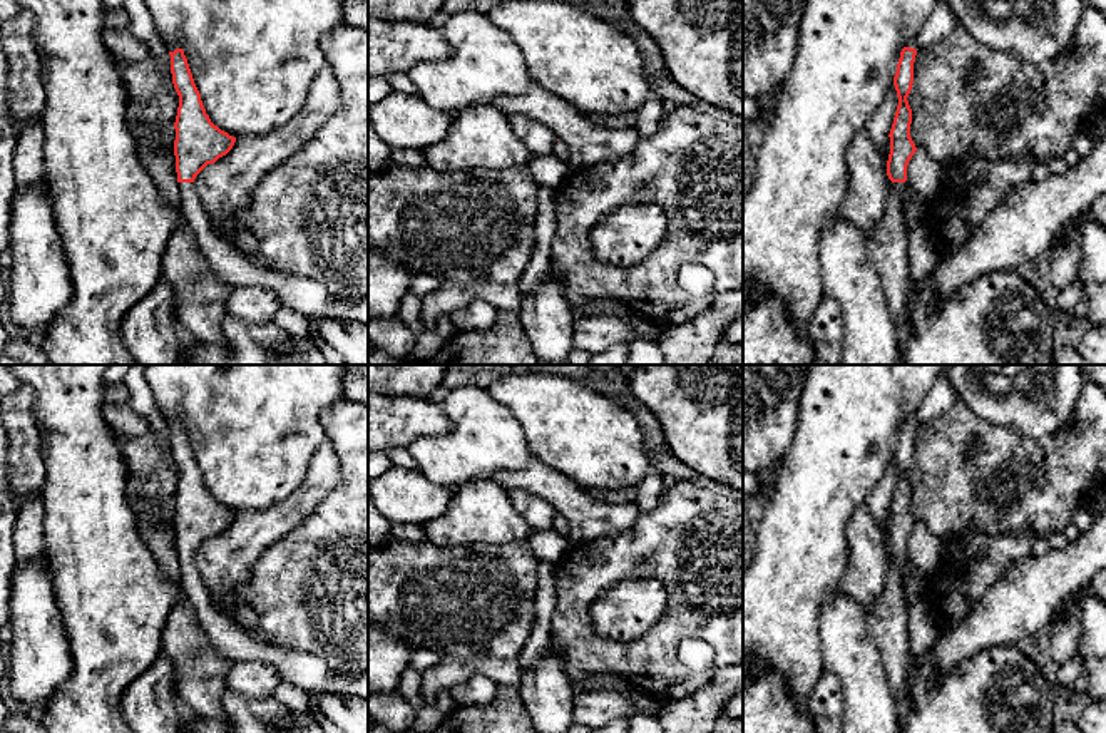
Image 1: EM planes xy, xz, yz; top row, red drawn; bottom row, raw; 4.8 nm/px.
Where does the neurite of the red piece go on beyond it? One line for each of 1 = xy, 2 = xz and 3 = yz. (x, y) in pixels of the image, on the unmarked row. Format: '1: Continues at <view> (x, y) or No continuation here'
1: Continues at xy (308, 673)
2: No continuation here
3: Continues at yz (904, 564)

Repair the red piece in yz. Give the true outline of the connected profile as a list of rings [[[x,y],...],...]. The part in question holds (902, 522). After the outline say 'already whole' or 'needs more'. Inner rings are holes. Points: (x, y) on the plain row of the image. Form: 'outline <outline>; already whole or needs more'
outline [[[907,415],[900,427],[894,460],[899,472],[897,487],[890,504],[890,529],[887,536],[887,551],[894,557],[895,567],[902,574],[902,587],[912,579],[919,577],[919,571],[907,556],[907,541],[917,522],[910,512],[912,484],[909,480],[909,469],[914,459],[914,437],[917,430],[917,415]]]; needs more

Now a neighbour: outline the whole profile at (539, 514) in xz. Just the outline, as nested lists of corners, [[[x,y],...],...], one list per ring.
[[[522,489],[509,490],[509,499],[519,515],[534,529],[534,531],[549,531],[552,529],[554,519],[557,515],[556,509],[535,497],[527,494]]]

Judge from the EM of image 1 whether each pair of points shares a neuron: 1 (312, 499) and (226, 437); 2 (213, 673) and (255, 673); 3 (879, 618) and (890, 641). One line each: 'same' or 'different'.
1: different
2: different
3: same

